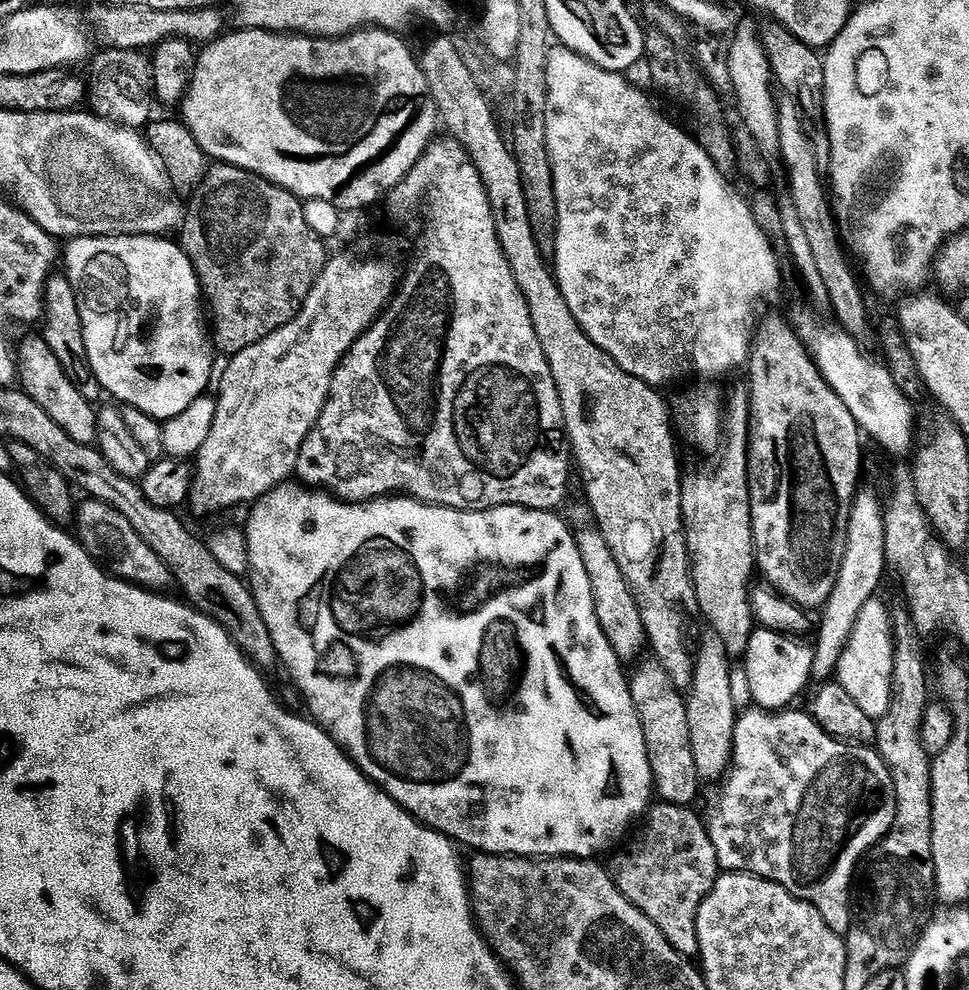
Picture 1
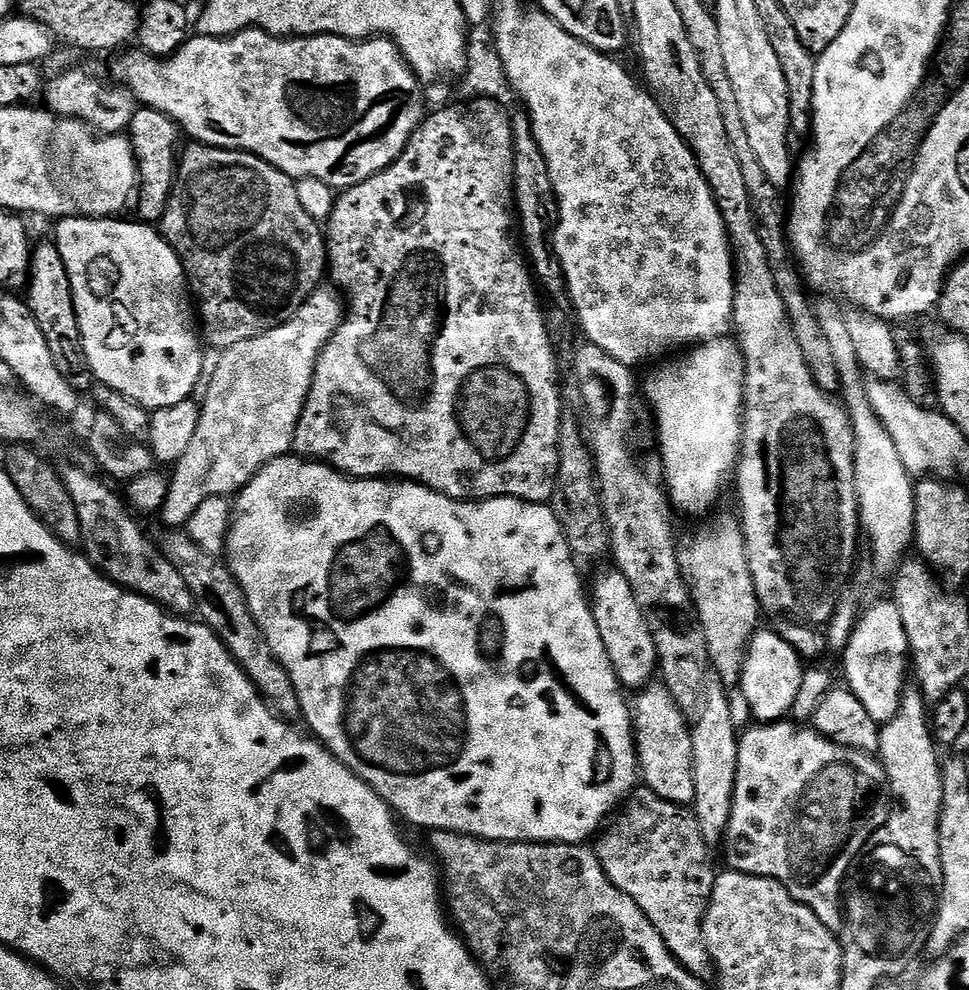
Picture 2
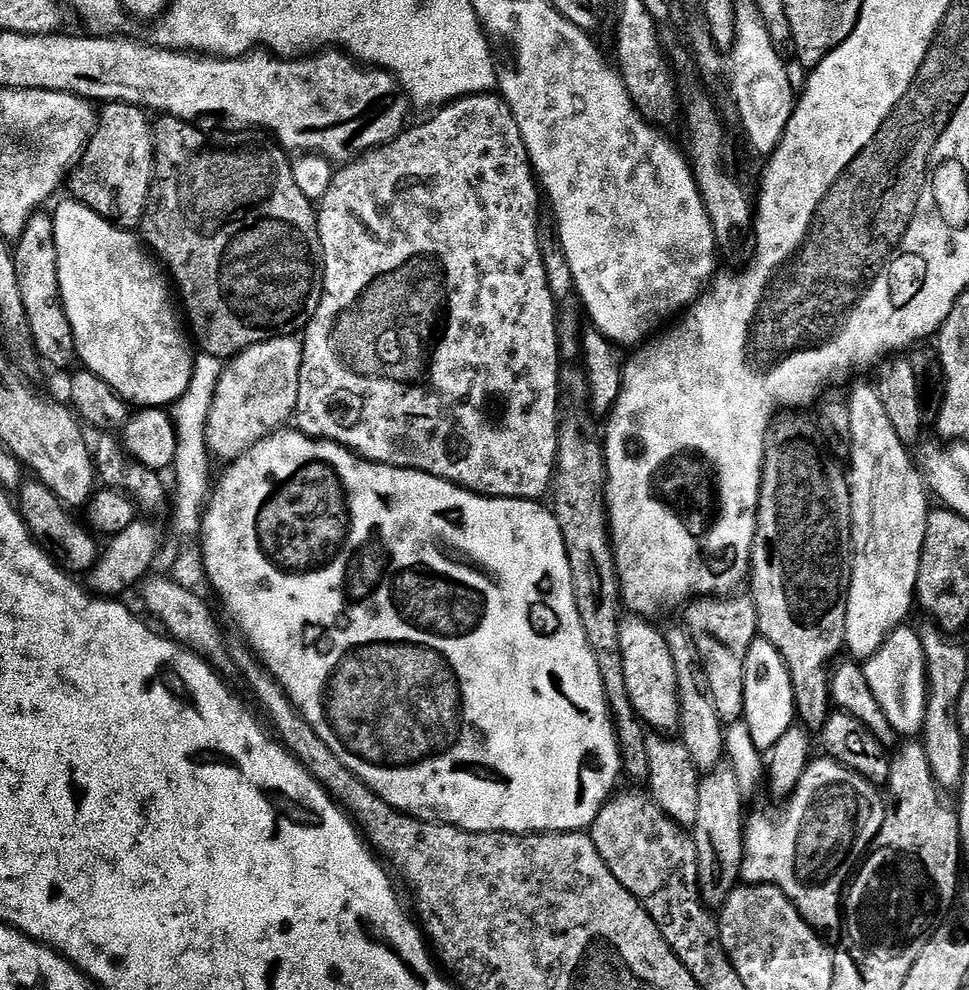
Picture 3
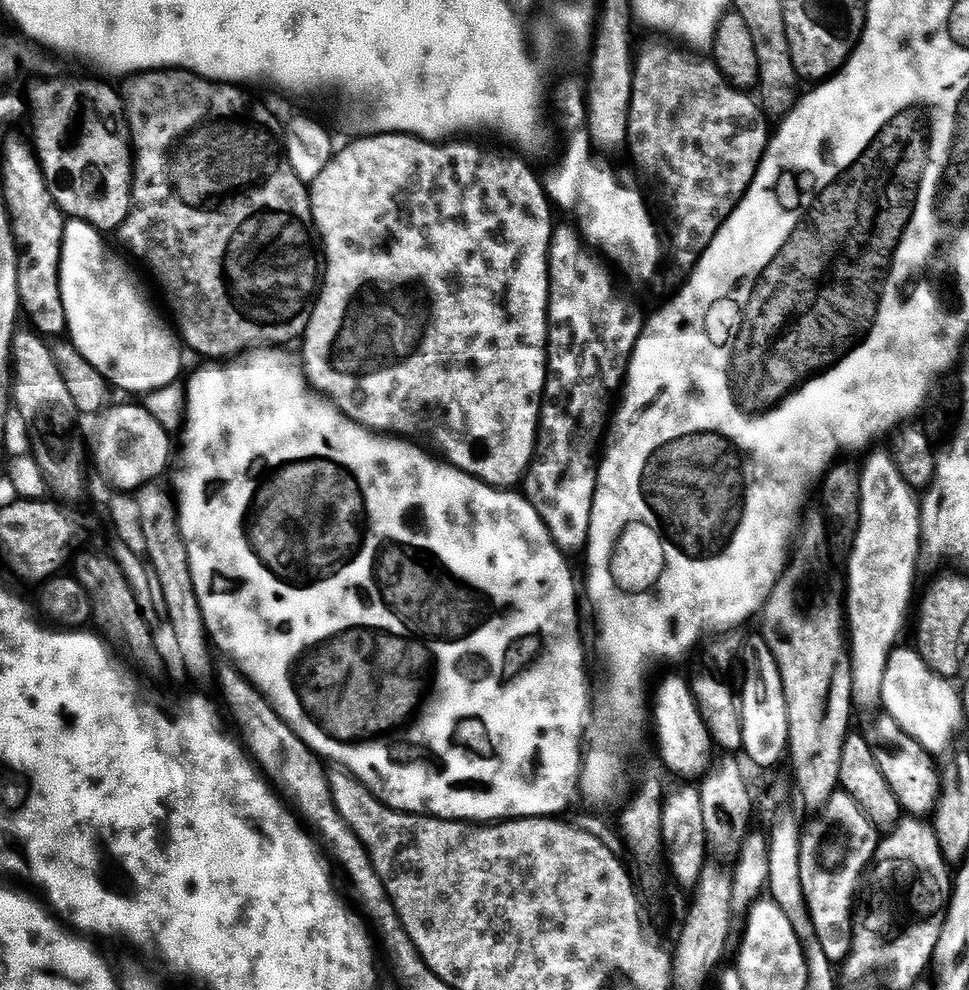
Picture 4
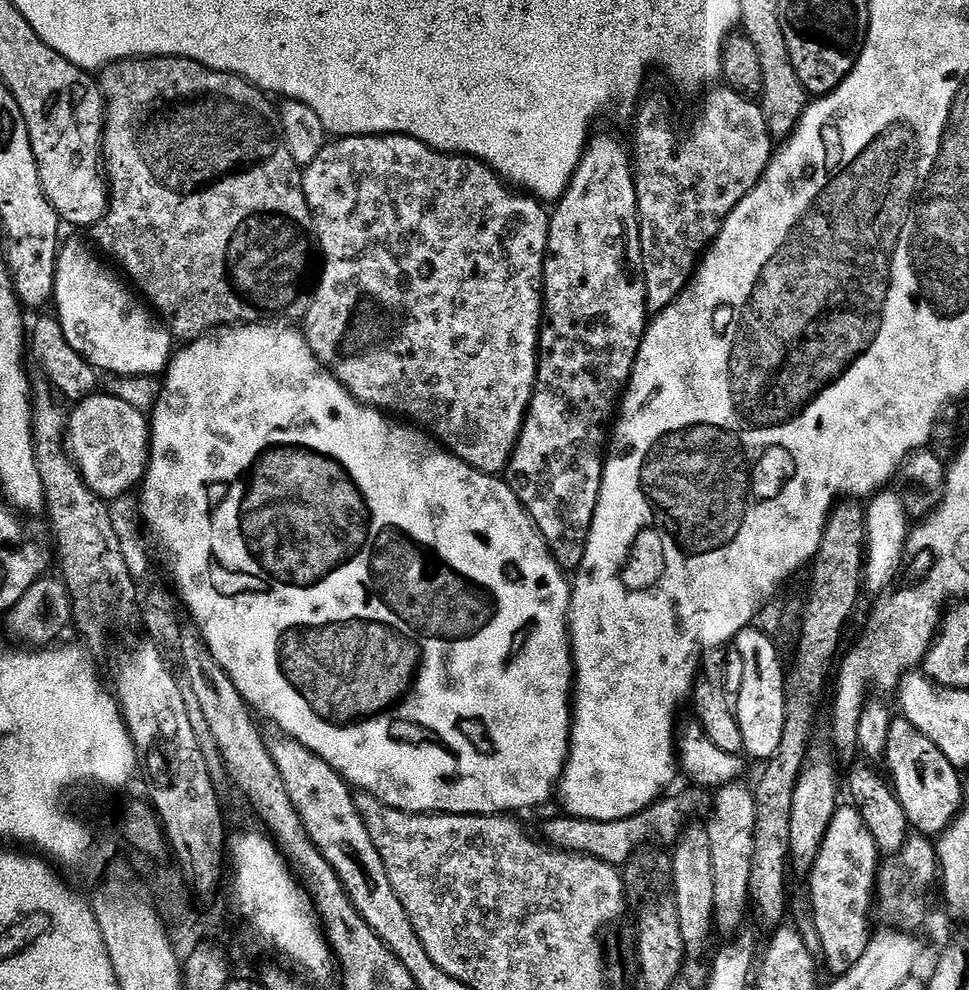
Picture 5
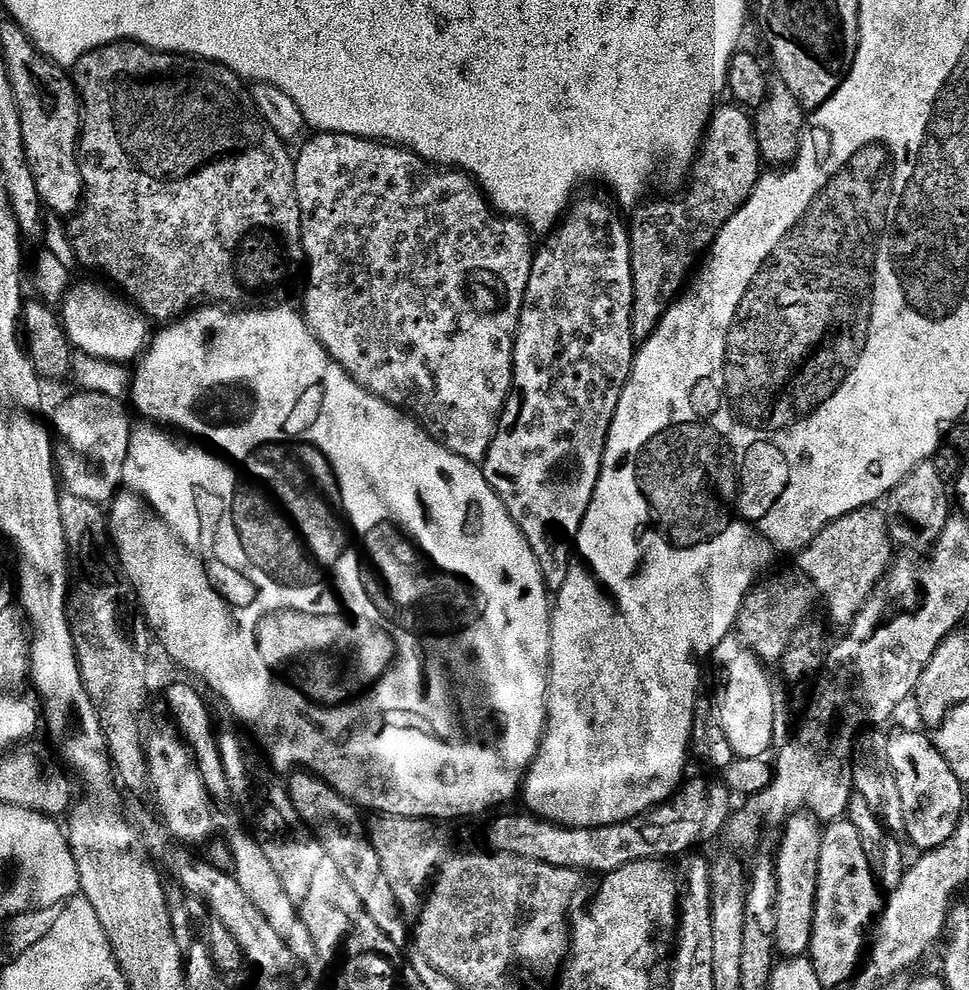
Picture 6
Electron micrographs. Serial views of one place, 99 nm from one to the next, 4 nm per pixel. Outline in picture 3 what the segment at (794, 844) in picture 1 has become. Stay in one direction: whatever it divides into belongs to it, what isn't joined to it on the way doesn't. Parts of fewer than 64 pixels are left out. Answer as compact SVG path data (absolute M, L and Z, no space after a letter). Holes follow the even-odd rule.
M816 758L809 763L790 799L784 805L784 813L777 820L764 812L756 812L753 816L751 813L744 838L744 861L740 879L748 886L771 884L781 888L788 901L798 909L804 921L815 932L825 938L841 935L842 893L854 869L872 847L872 840L878 834L878 830L882 830L885 797L881 789L862 778L862 774L842 766L837 760Z

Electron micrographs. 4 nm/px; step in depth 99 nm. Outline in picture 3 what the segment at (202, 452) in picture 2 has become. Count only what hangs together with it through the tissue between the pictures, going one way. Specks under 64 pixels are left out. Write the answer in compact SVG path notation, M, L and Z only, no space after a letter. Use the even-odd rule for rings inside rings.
M295 335L280 336L277 340L267 340L261 344L250 346L245 352L231 357L223 365L220 380L214 390L214 398L210 406L205 436L208 439L208 450L213 457L228 456L235 458L248 452L259 440L264 440L273 432L283 429L284 424L293 419L298 402L298 386L300 385L300 366L304 361L303 343Z

